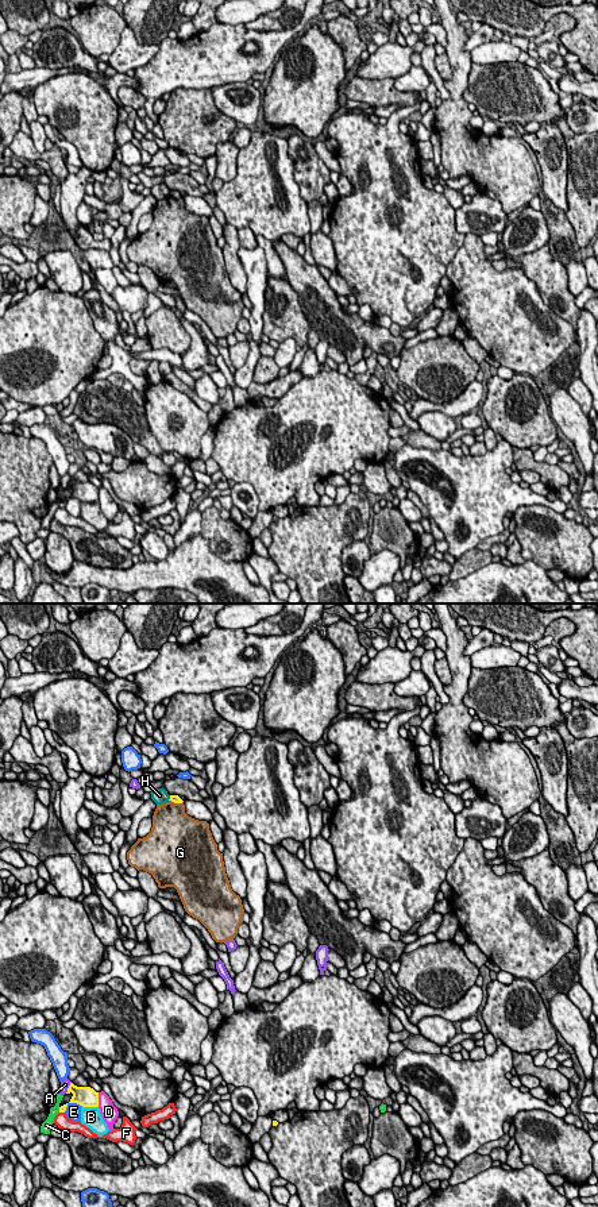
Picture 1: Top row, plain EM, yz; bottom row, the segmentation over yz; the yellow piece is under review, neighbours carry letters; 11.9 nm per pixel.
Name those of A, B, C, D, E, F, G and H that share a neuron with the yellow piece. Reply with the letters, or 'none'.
none

